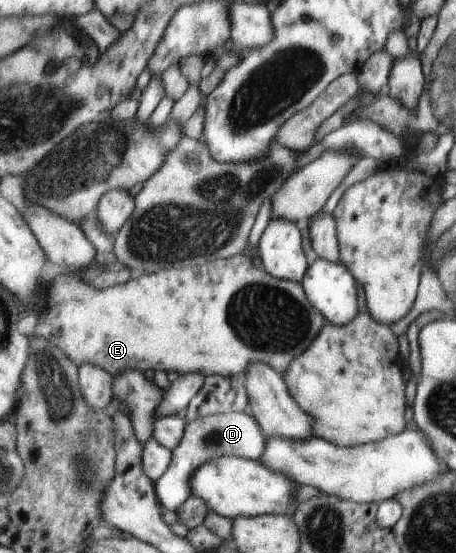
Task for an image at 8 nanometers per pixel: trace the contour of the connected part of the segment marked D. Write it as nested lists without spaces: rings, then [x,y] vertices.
[[[232,412],[195,418],[186,421],[183,436],[178,445],[172,450],[173,462],[156,483],[156,495],[160,504],[170,511],[177,511],[191,496],[190,480],[195,476],[198,468],[223,456],[238,456],[251,460],[258,460],[265,455],[267,438],[258,421],[249,412]]]

